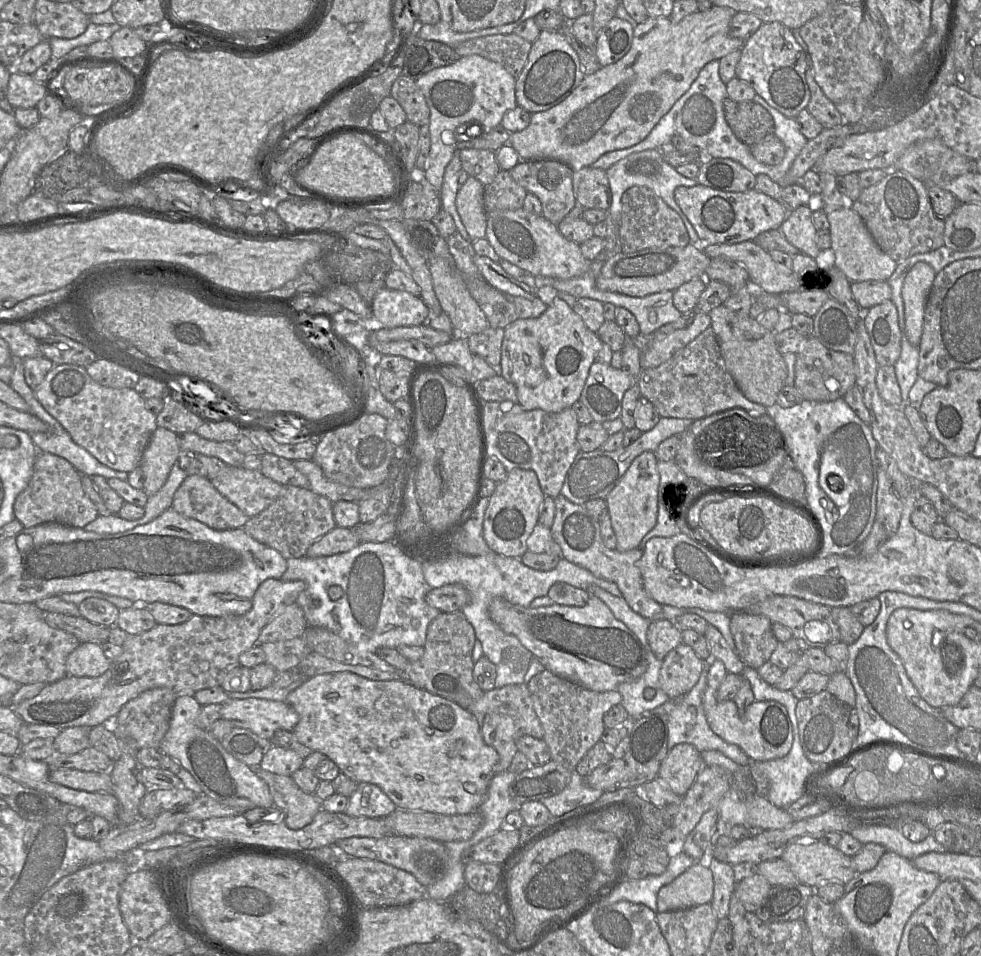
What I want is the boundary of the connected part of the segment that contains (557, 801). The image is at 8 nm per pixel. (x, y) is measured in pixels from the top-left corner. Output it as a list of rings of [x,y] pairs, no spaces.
[[[575,770],[568,785],[558,794],[544,798],[540,802],[550,811],[554,817],[561,816],[574,809],[596,802],[604,791],[591,788],[586,784],[584,777]]]

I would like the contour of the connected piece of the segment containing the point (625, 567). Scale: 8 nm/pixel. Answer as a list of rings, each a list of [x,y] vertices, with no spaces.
[[[559,494],[554,498],[555,517],[551,526],[553,539],[560,545],[562,558],[581,566],[596,577],[617,584],[621,596],[636,613],[652,621],[663,619],[662,605],[645,591],[640,572],[641,549],[620,551],[607,548],[600,534],[600,522],[596,521],[584,505],[575,504]]]

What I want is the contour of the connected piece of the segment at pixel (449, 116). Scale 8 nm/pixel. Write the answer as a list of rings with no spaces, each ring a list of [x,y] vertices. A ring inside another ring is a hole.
[[[479,55],[460,57],[455,63],[431,70],[416,83],[422,91],[430,109],[429,131],[430,152],[421,175],[422,180],[440,192],[444,173],[456,150],[464,149],[465,142],[458,141],[467,135],[476,139],[480,134],[489,133],[498,126],[503,115],[516,108],[515,97],[516,79],[501,65],[487,60]],[[475,123],[465,130],[465,124]]]

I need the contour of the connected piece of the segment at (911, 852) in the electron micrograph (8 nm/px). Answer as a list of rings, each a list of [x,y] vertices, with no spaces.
[[[861,825],[850,834],[863,845],[881,844],[887,851],[897,853],[908,860],[928,852],[948,852],[945,846],[936,841],[932,833],[921,842],[912,842],[907,839],[899,827],[885,825]]]

